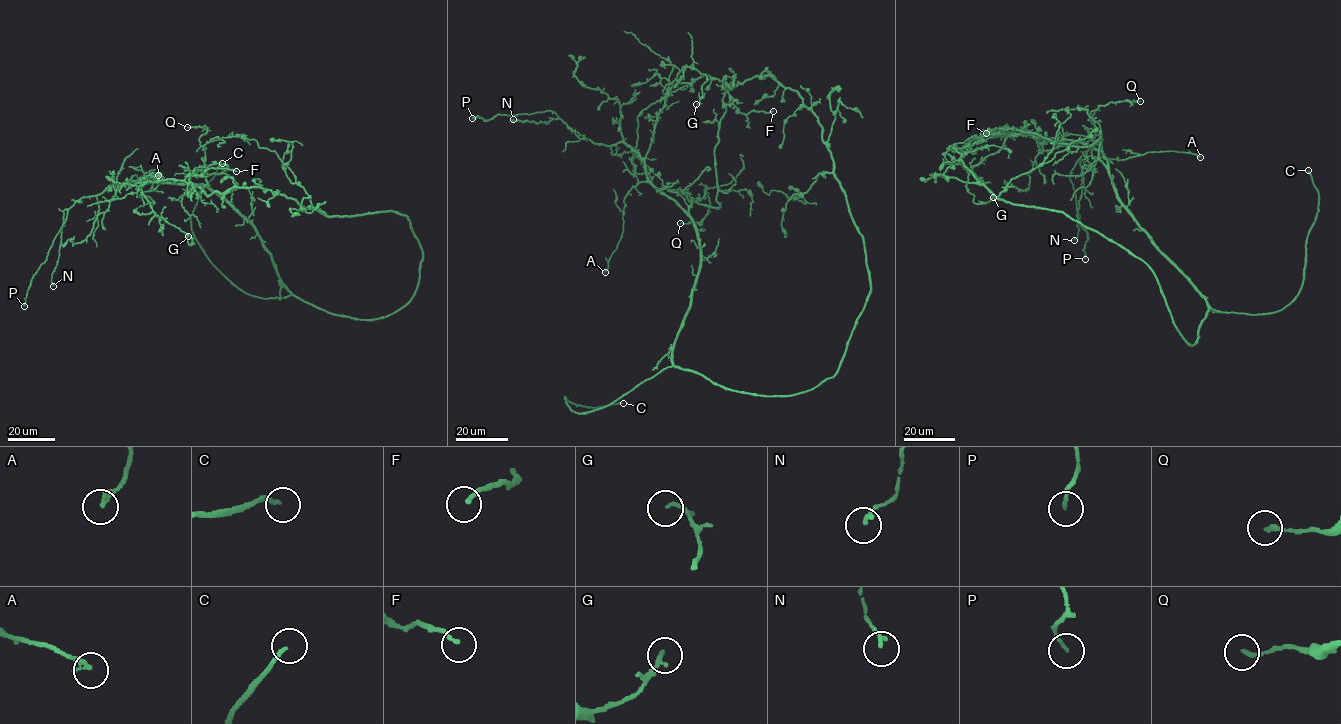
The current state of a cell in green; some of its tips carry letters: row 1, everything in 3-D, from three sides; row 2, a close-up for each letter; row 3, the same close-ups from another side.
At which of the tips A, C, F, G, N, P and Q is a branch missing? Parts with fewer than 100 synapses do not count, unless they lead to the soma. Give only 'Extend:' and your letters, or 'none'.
Extend: C

